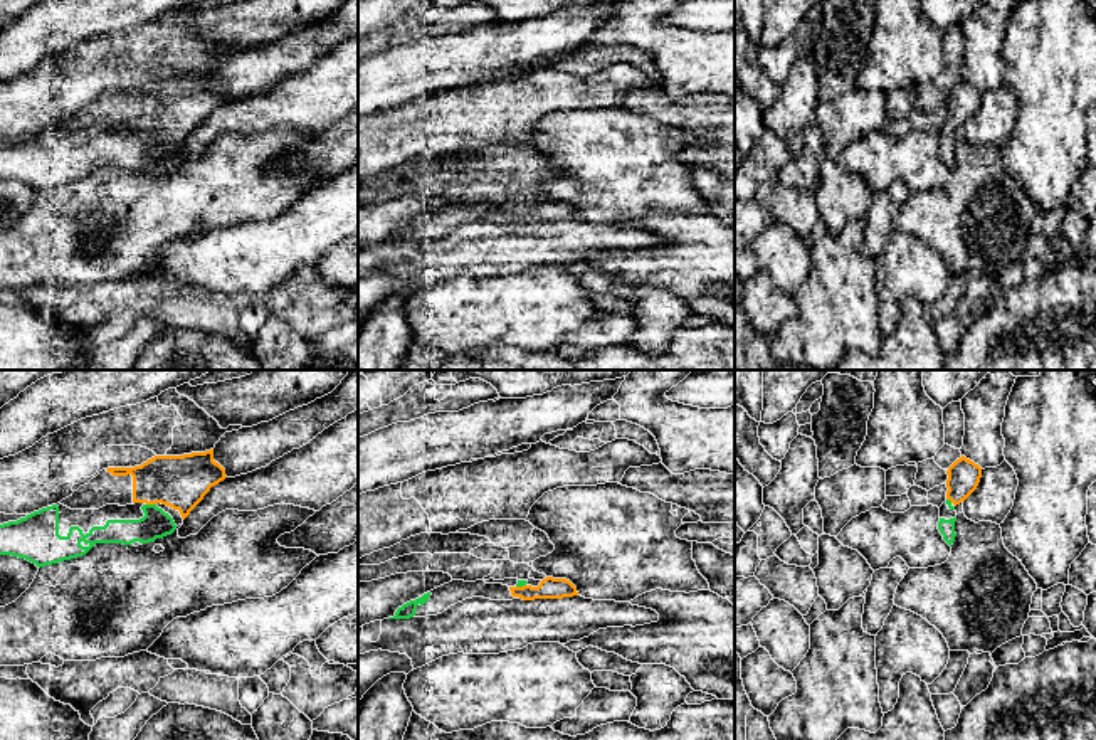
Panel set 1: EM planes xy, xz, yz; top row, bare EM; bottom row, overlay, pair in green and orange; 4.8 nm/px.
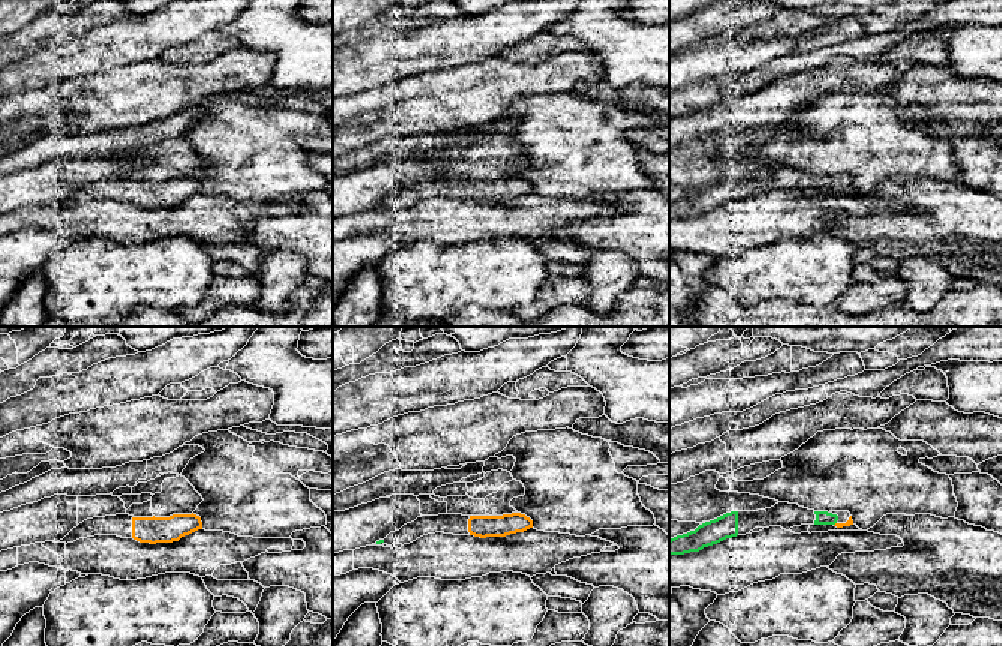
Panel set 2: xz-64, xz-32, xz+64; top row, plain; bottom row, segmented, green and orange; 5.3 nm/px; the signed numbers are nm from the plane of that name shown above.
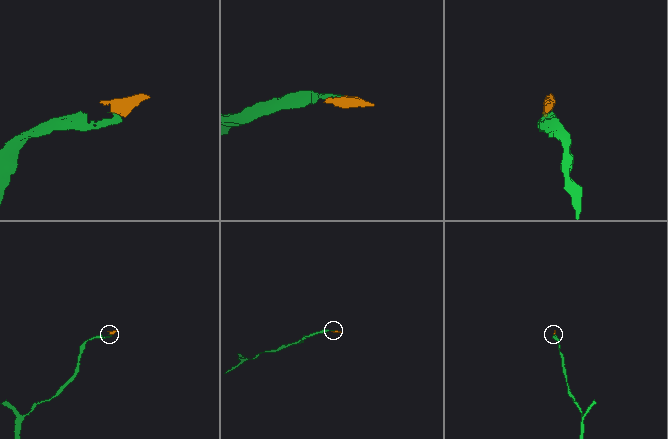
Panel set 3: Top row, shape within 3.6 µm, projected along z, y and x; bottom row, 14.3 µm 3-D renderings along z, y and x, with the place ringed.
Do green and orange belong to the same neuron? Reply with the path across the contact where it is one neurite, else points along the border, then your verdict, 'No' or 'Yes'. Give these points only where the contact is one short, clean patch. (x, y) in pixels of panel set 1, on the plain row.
Path across: xy (155, 147), (152, 128), (173, 105), (179, 105). Yes

